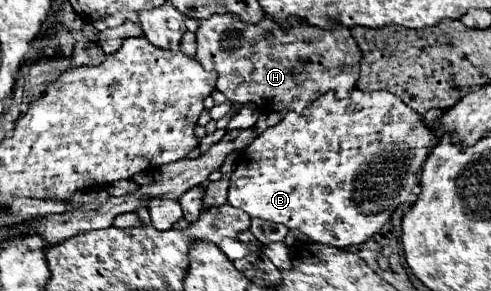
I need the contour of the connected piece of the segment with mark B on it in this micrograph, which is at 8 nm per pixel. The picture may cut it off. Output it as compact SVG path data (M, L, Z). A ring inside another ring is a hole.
M354 89L348 99L336 99L328 91L304 115L290 111L278 125L268 127L254 139L248 159L240 161L230 177L228 203L246 211L250 217L298 229L316 243L334 247L360 245L376 235L390 221L394 209L408 199L412 187L418 183L416 171L426 161L432 141L434 135L422 117L388 91L368 93Z

